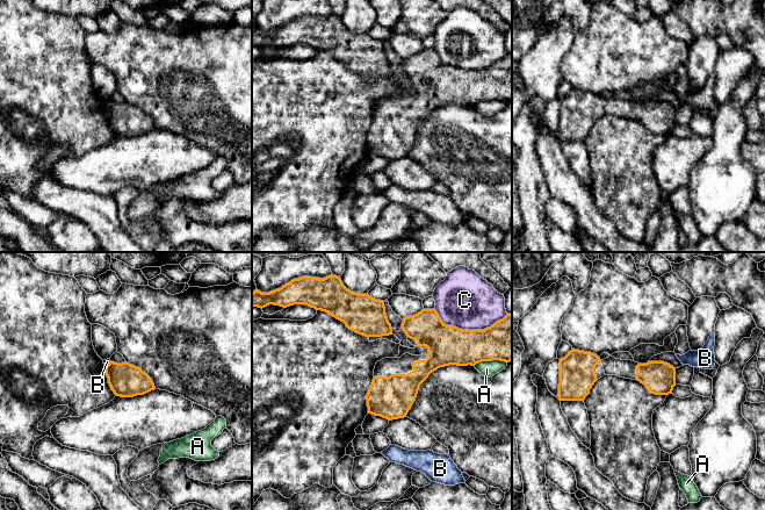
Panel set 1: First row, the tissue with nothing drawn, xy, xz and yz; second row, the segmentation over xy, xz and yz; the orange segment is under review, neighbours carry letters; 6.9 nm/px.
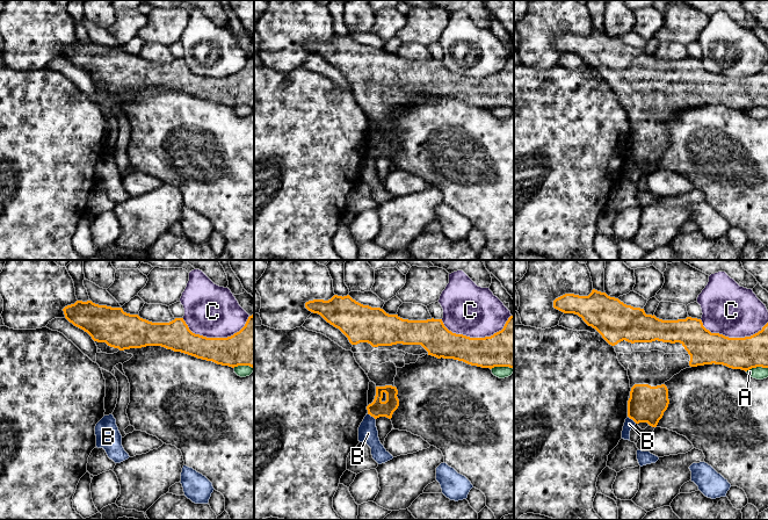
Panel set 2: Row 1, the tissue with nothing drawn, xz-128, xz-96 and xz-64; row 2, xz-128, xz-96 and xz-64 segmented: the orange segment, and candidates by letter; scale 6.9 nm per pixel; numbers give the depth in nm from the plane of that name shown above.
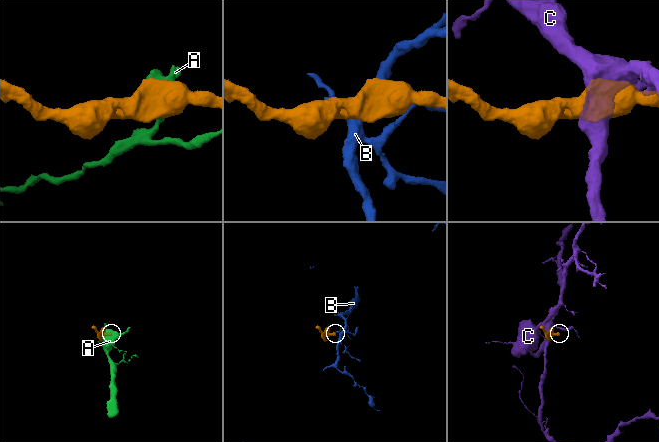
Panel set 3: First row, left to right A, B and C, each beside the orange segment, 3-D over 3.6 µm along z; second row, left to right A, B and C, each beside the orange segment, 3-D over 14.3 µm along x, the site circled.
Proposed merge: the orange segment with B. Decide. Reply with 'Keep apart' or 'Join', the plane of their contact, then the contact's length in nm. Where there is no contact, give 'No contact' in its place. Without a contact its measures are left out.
Keep apart. Touches orange in xy. Shared border 50 nm

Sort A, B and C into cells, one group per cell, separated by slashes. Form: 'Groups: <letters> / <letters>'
Groups: A / B / C

